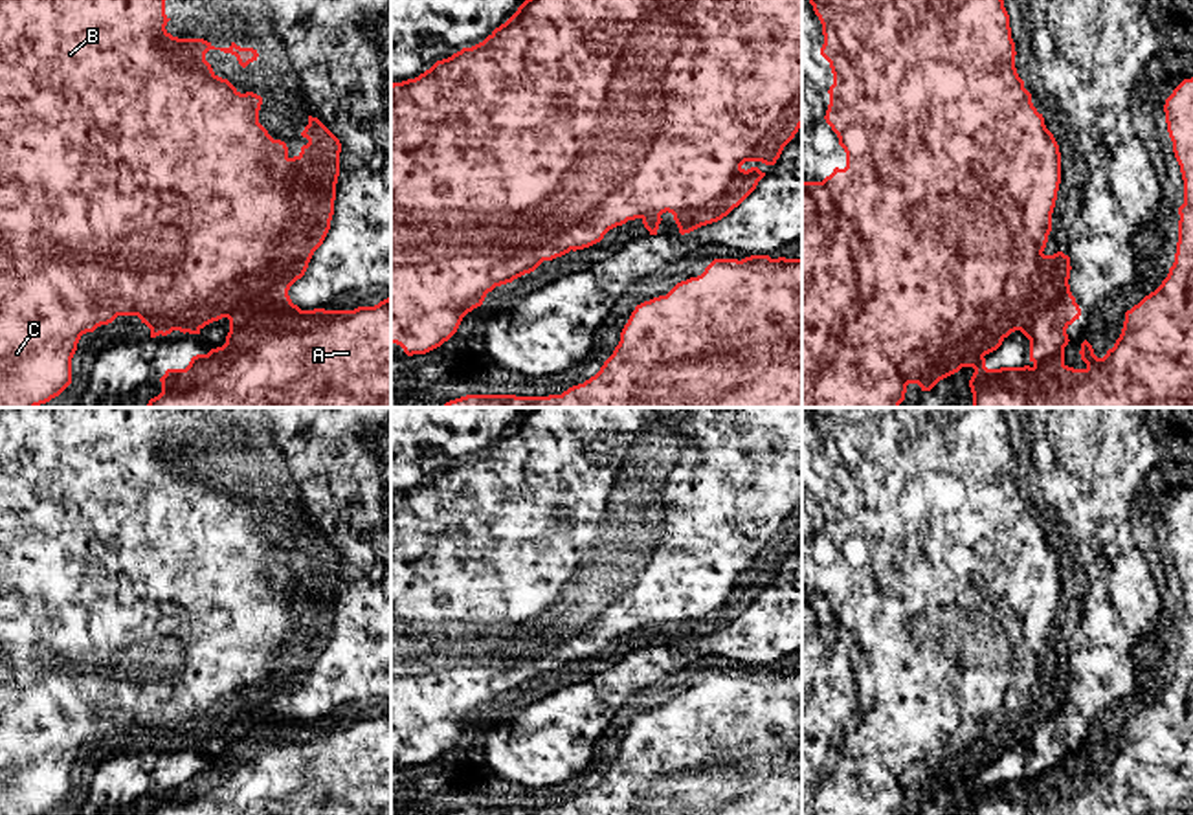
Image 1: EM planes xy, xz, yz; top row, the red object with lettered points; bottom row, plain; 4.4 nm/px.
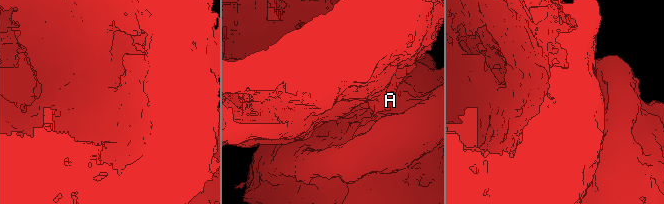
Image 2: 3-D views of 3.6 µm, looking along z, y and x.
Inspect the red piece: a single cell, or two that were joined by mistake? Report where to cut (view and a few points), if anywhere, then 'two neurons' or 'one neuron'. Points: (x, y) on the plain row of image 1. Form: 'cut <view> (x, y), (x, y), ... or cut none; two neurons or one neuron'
cut xy (153, 674), (193, 639), (256, 648), (287, 703); two neurons

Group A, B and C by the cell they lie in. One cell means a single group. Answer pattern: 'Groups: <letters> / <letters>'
Groups: A / B C

